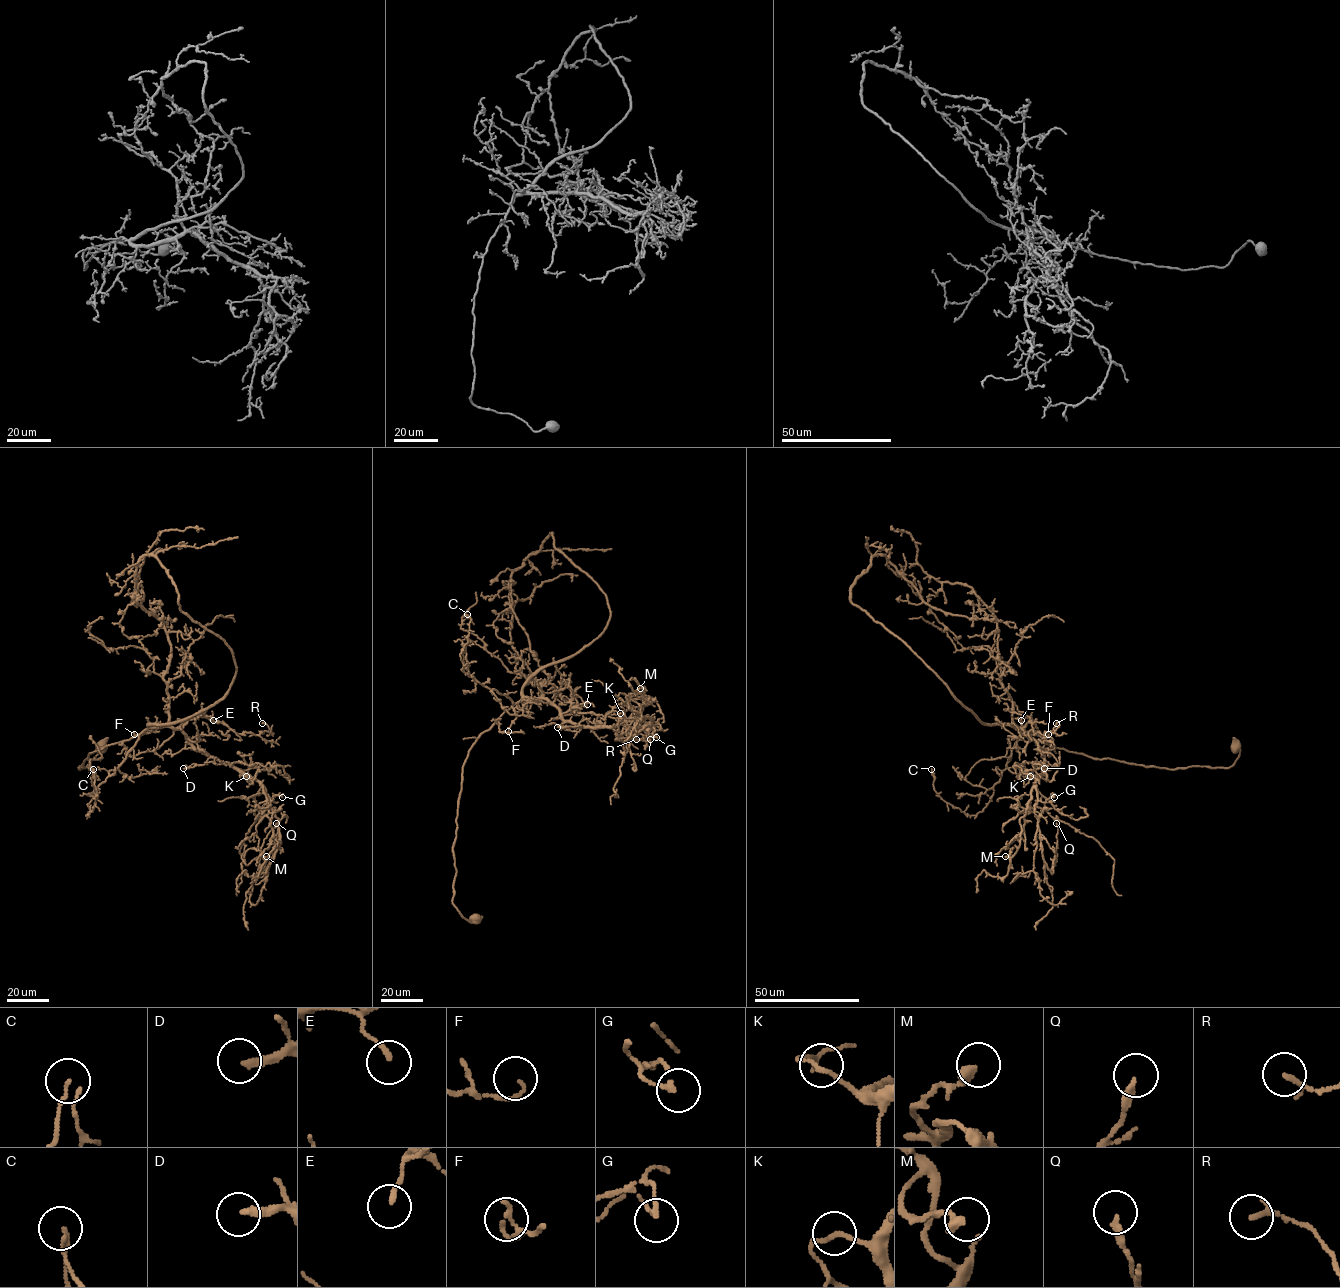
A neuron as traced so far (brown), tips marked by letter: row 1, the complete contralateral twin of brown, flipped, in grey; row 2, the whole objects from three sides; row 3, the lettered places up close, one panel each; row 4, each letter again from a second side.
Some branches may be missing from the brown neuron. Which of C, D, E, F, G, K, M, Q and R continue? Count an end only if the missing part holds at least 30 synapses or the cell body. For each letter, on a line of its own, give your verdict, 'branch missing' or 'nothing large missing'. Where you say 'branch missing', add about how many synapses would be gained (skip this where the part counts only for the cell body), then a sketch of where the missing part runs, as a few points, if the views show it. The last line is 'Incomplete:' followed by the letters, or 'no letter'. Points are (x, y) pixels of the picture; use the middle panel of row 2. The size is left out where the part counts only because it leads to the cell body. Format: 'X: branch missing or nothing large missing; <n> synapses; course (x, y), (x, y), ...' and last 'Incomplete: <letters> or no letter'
C: nothing large missing
D: nothing large missing
E: nothing large missing
F: nothing large missing
G: nothing large missing
K: nothing large missing
M: nothing large missing
Q: nothing large missing
R: nothing large missing
Incomplete: no letter

